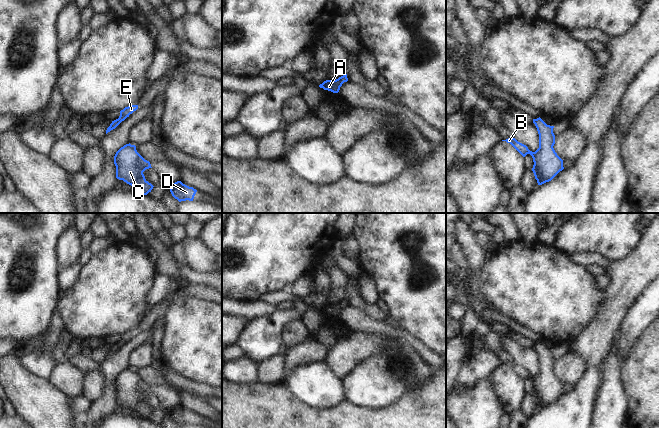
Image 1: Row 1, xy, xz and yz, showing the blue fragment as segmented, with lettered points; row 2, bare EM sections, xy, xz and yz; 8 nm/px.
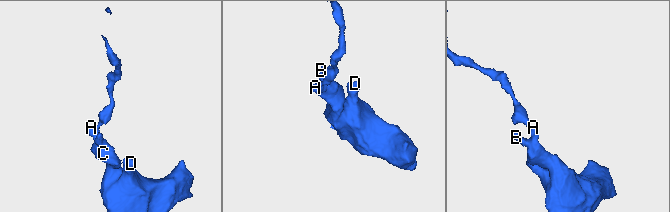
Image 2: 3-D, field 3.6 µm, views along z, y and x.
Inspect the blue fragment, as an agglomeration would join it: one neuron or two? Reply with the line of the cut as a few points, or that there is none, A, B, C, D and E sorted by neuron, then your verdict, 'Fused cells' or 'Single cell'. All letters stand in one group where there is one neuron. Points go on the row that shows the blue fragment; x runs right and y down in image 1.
No split. Groups: A B C D E. Single cell

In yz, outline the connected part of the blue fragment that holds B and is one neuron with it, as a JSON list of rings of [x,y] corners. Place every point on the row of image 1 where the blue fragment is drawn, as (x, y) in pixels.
[[[540,117],[533,119],[533,123],[539,134],[539,148],[535,152],[530,151],[526,145],[518,142],[515,138],[502,141],[510,143],[523,157],[527,154],[532,156],[534,162],[532,171],[538,185],[542,185],[551,181],[564,169],[563,160],[553,148],[555,144],[554,126],[547,125]]]

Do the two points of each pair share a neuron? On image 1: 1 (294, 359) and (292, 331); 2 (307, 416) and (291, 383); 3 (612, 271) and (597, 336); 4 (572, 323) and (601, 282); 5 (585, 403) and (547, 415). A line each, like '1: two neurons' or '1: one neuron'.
1: two neurons
2: two neurons
3: one neuron
4: two neurons
5: one neuron

